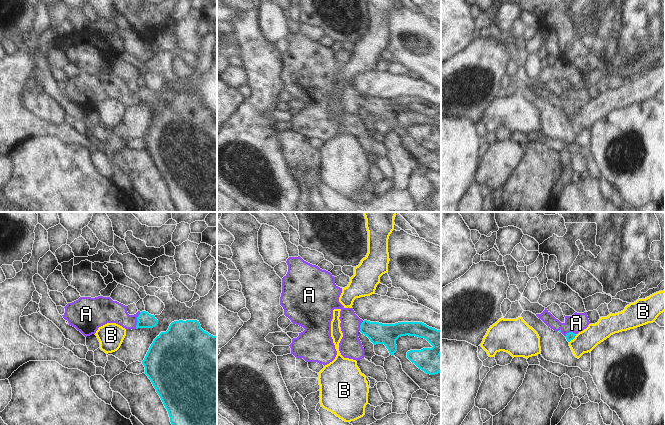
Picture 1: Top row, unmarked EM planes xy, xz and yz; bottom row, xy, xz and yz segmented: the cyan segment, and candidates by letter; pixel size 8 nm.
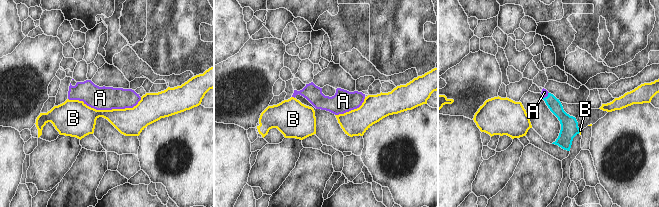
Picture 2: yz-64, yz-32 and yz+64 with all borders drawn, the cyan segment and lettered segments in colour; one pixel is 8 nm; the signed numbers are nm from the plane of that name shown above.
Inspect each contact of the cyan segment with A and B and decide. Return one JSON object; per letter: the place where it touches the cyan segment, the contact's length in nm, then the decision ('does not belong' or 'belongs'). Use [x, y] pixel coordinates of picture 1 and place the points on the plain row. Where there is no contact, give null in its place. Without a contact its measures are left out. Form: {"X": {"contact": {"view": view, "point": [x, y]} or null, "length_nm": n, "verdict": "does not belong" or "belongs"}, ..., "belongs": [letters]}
{"A": {"contact": {"view": "xy", "point": [137, 96]}, "length_nm": 140, "verdict": "belongs"}, "B": {"contact": {"view": "yz", "point": [573, 114]}, "length_nm": 90, "verdict": "does not belong"}, "belongs": ["A"]}

